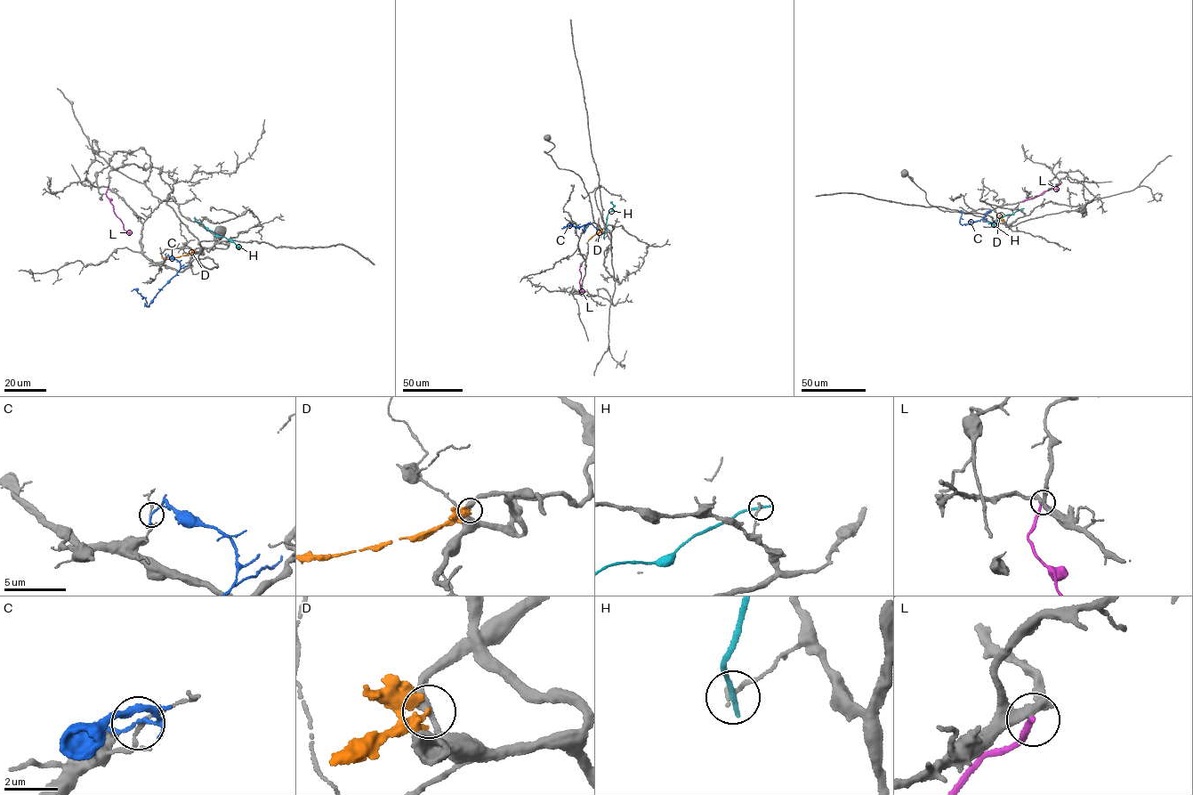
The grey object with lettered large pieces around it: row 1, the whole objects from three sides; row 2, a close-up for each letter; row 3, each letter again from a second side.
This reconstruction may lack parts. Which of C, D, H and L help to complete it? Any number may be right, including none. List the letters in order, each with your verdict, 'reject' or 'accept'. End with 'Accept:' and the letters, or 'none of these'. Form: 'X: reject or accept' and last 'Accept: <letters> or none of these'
C: reject
D: reject
H: reject
L: reject
Accept: none of these

